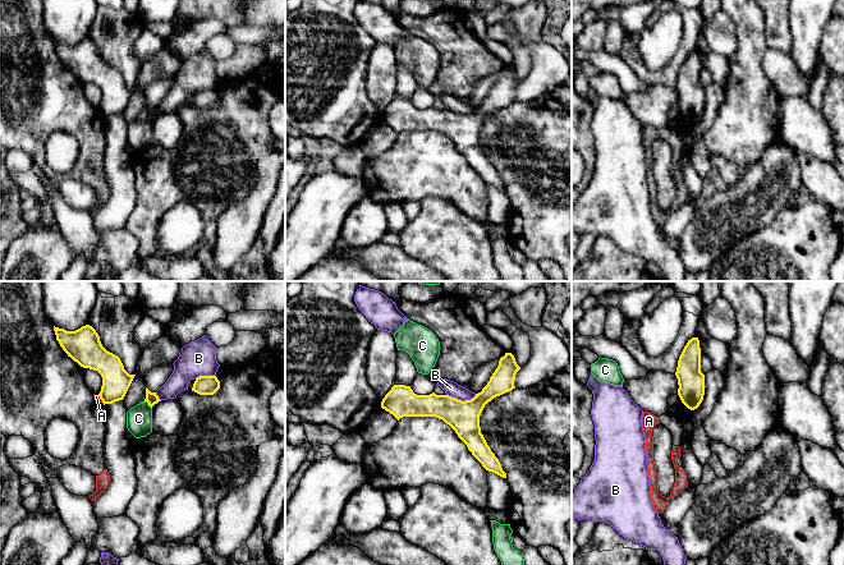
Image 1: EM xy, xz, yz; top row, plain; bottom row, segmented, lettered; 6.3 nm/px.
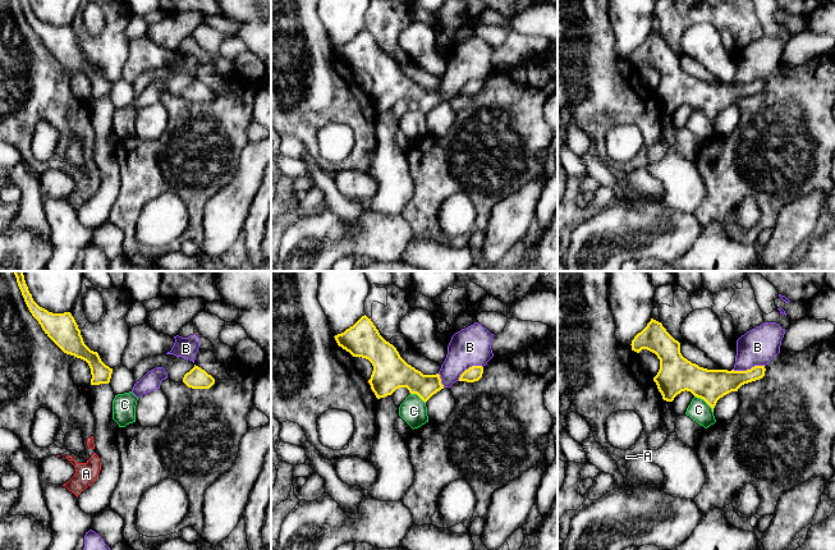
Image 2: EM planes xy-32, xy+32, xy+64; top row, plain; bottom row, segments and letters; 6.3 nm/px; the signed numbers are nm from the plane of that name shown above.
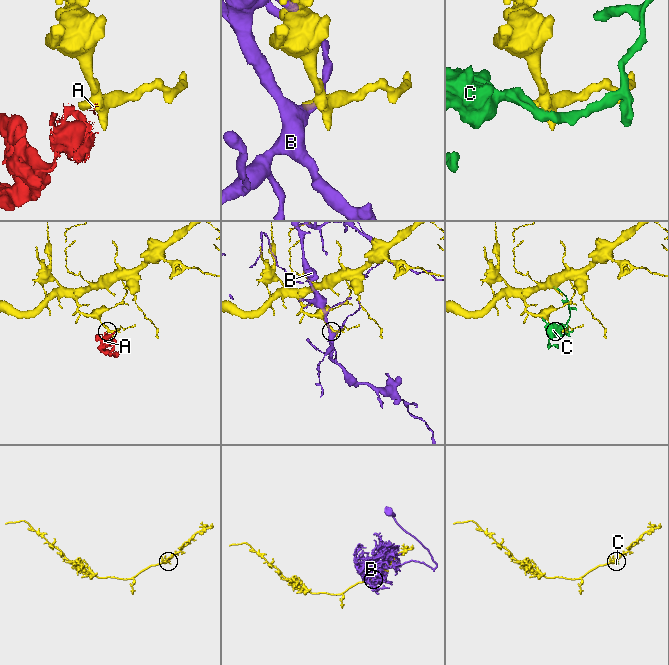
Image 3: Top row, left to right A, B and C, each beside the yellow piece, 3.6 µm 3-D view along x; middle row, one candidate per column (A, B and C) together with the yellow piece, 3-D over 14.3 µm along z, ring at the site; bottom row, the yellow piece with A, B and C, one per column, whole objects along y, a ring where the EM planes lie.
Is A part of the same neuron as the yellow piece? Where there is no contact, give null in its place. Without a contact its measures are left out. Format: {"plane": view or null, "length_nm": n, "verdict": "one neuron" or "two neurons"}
{"plane": "xy", "length_nm": 70, "verdict": "two neurons"}

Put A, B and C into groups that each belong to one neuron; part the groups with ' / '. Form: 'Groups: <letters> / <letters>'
Groups: A / B / C

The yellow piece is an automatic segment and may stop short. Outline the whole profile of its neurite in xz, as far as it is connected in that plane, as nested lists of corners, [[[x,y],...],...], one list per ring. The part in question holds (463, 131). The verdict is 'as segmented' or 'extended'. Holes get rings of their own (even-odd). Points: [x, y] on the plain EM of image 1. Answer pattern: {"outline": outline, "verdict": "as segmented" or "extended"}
{"outline": [[[505,66],[487,98],[471,114],[462,115],[435,106],[417,109],[410,100],[394,98],[382,112],[381,121],[398,134],[403,130],[436,130],[442,133],[455,144],[486,184],[506,192],[499,173],[481,147],[480,129],[488,115],[515,102],[514,93],[519,83],[514,69]]], "verdict": "as segmented"}

